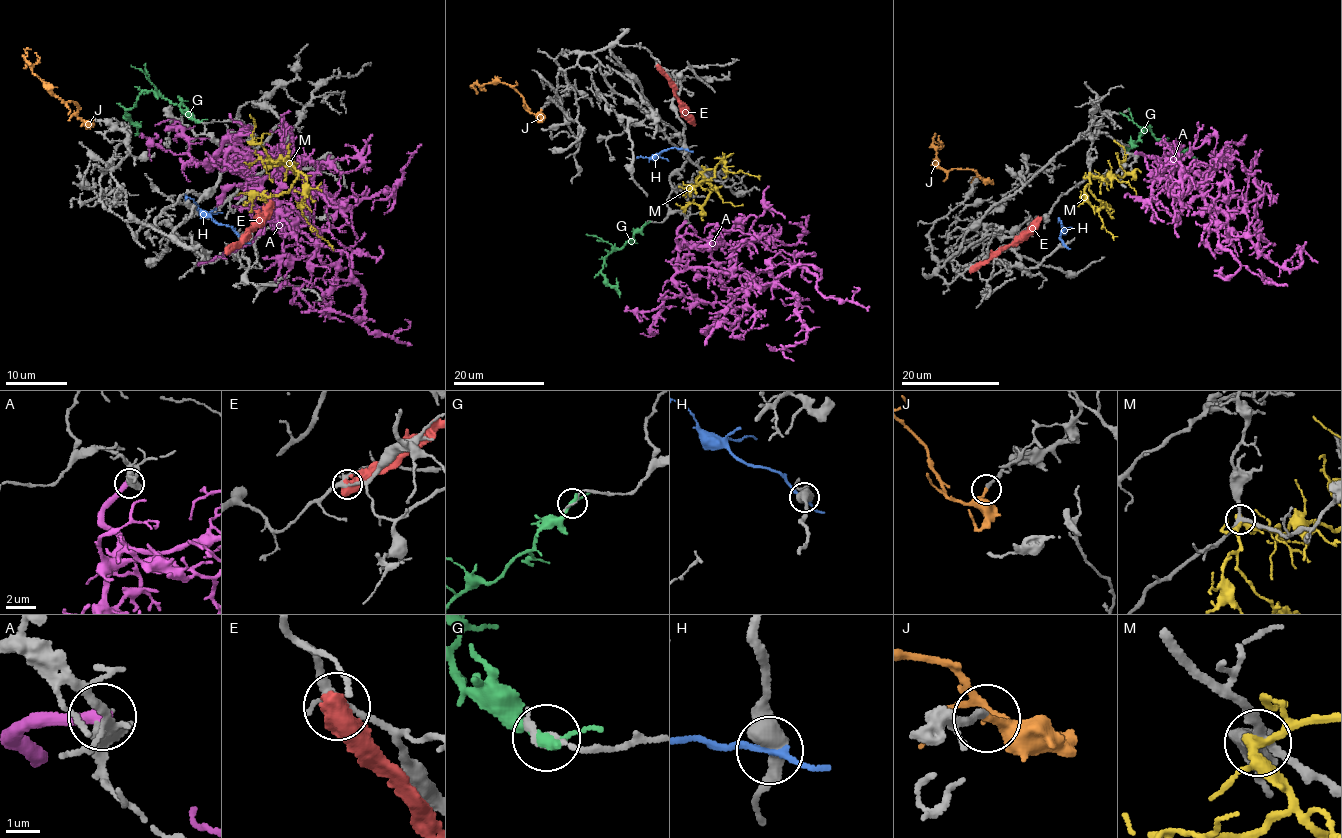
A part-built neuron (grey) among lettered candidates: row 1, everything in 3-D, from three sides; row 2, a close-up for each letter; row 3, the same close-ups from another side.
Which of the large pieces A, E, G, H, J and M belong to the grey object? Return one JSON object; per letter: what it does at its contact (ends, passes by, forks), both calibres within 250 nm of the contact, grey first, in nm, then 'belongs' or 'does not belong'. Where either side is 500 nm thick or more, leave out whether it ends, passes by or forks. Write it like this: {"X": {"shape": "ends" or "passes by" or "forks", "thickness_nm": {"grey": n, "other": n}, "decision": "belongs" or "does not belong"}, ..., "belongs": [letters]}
{"A": {"shape": "ends", "thickness_nm": {"grey": 480, "other": 380}, "decision": "does not belong"}, "E": {"thickness_nm": {"grey": 220, "other": 800}, "decision": "does not belong"}, "G": {"shape": "passes by", "thickness_nm": {"grey": 150, "other": 240}, "decision": "does not belong"}, "H": {"thickness_nm": {"grey": 500, "other": 180}, "decision": "does not belong"}, "J": {"shape": "ends", "thickness_nm": {"grey": 240, "other": 220}, "decision": "belongs"}, "M": {"shape": "forks", "thickness_nm": {"grey": 240, "other": 280}, "decision": "does not belong"}, "belongs": ["J"]}

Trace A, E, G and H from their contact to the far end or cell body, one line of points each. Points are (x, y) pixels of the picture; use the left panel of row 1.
A: (252, 133), (229, 138), (219, 157), (350, 261), (363, 296), (354, 314), (370, 333), (391, 335), (405, 319)
E: (227, 248), (232, 249), (273, 202)
G: (197, 121), (163, 97), (145, 91), (125, 111), (137, 126), (135, 136)
H: (242, 238), (201, 211), (193, 199), (185, 194)

